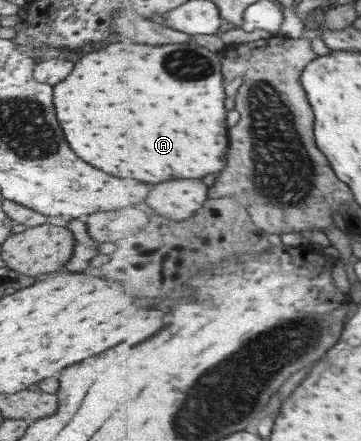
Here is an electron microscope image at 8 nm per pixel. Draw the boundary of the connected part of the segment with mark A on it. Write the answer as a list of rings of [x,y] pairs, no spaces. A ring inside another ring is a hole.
[[[111,43],[99,51],[85,53],[79,61],[75,61],[73,71],[61,81],[53,85],[53,107],[59,127],[63,129],[65,141],[69,143],[71,151],[89,163],[113,177],[123,179],[139,179],[145,183],[161,183],[167,179],[201,179],[205,175],[217,173],[225,169],[227,153],[229,153],[229,137],[227,137],[227,107],[225,107],[225,73],[222,71],[222,57],[220,52],[209,51],[197,43],[169,43],[169,45],[139,45],[139,43]],[[171,85],[181,85],[183,93],[171,93]]]

